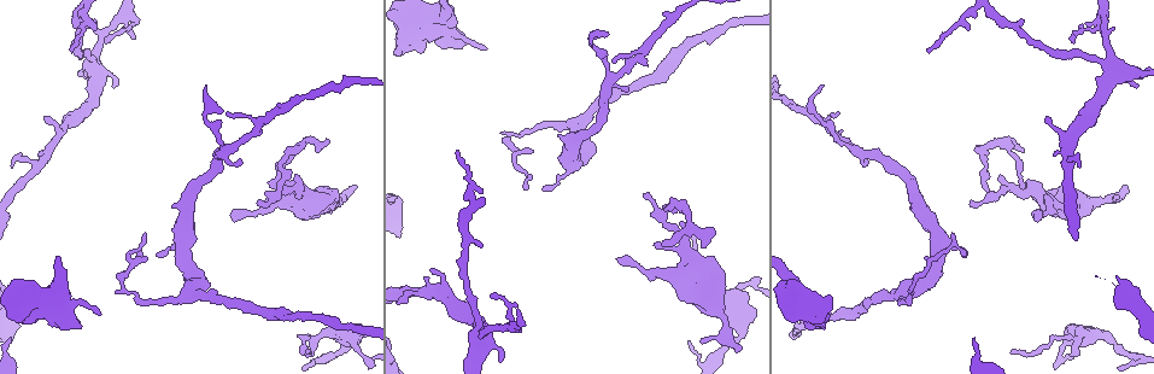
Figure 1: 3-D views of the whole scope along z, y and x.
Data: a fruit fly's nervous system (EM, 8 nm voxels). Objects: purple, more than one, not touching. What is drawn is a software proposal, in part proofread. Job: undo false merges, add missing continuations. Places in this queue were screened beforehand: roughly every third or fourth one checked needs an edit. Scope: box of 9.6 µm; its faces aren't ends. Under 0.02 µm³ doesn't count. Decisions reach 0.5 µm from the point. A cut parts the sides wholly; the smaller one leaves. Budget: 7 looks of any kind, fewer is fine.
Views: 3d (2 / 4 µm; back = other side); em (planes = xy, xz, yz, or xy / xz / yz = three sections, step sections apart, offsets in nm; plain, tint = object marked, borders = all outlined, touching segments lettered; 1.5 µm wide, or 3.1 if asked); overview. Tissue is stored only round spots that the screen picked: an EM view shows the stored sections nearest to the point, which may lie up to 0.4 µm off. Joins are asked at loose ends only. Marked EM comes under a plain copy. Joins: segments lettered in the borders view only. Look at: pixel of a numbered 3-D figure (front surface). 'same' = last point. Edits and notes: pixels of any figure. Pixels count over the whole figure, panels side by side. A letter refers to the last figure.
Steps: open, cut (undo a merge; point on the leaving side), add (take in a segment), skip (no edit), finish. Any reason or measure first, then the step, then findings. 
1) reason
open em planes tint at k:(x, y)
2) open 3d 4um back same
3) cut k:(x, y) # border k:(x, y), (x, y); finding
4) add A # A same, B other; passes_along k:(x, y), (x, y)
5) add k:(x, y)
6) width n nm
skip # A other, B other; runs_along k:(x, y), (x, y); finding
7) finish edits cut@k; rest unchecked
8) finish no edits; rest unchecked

free end
open 3d 2um back at 1:(739, 349)

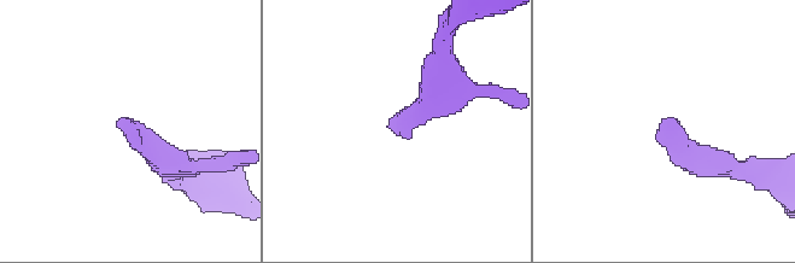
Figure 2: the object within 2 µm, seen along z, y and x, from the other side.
now the EM
open em yz step 4 borders at 2:(391, 129)

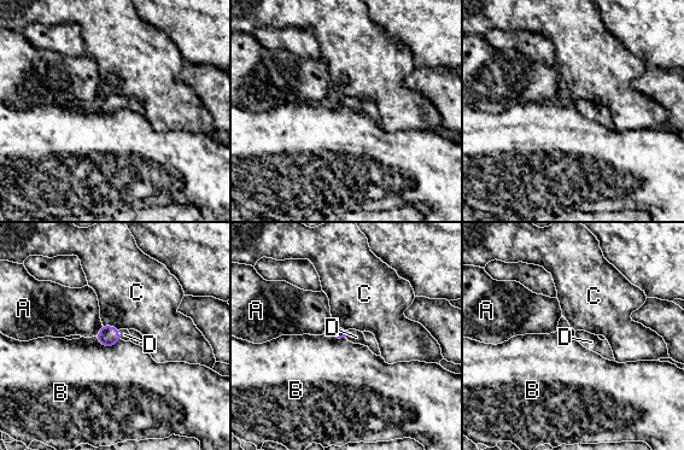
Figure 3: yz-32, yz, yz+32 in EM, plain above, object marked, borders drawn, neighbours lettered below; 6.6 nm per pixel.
another direction
open em planes borders same

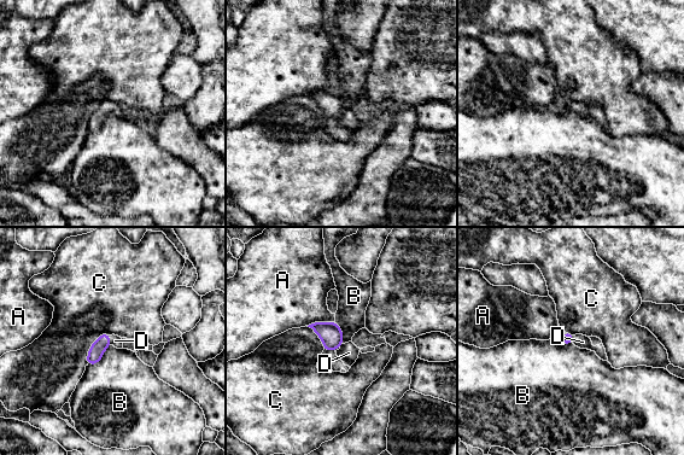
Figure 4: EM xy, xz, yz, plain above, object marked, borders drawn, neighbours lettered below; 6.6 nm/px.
add D # A other, B other, C other, D same; the neuron continues

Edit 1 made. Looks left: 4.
redraw
open overview

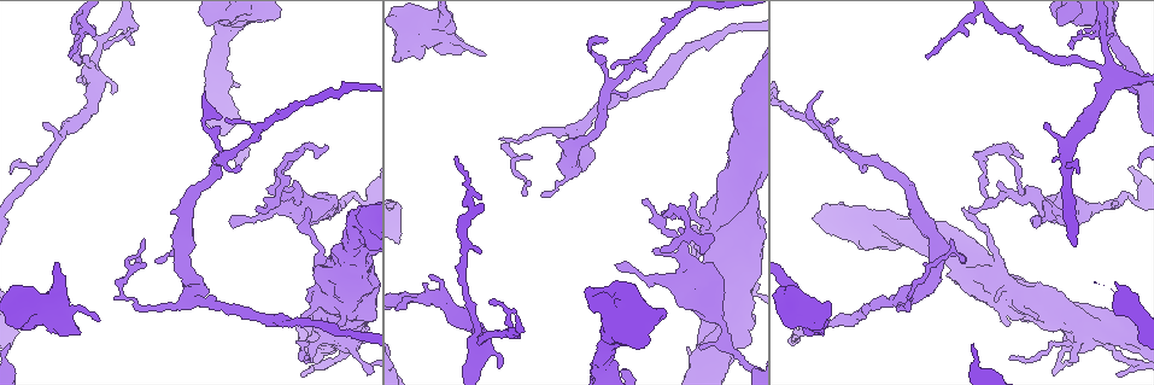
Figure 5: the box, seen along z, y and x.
open em planes borders at 5:(616, 266)

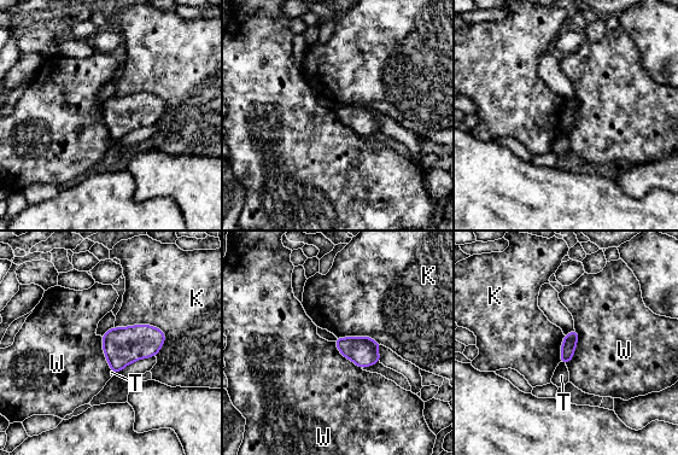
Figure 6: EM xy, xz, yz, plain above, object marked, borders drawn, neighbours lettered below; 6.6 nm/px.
skip # K other, T other, W other; border 6:(574, 328), (578, 340), (566, 365); none of them fits

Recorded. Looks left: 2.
finish edits add@4; rest unchecked

